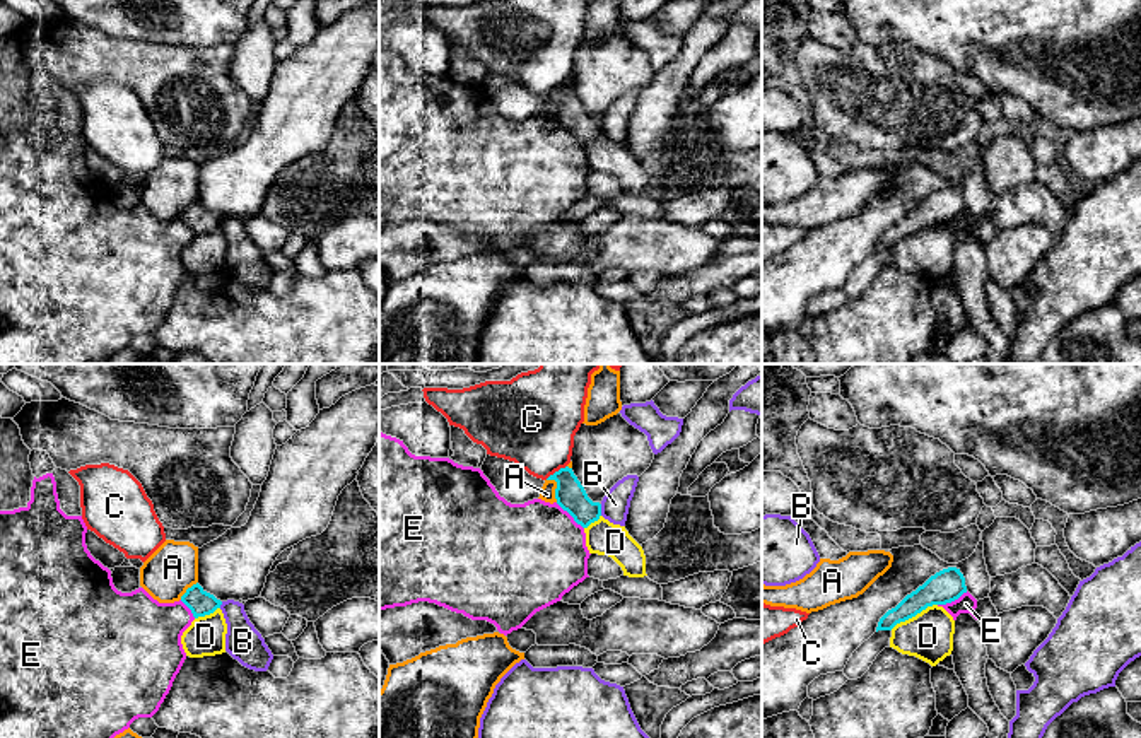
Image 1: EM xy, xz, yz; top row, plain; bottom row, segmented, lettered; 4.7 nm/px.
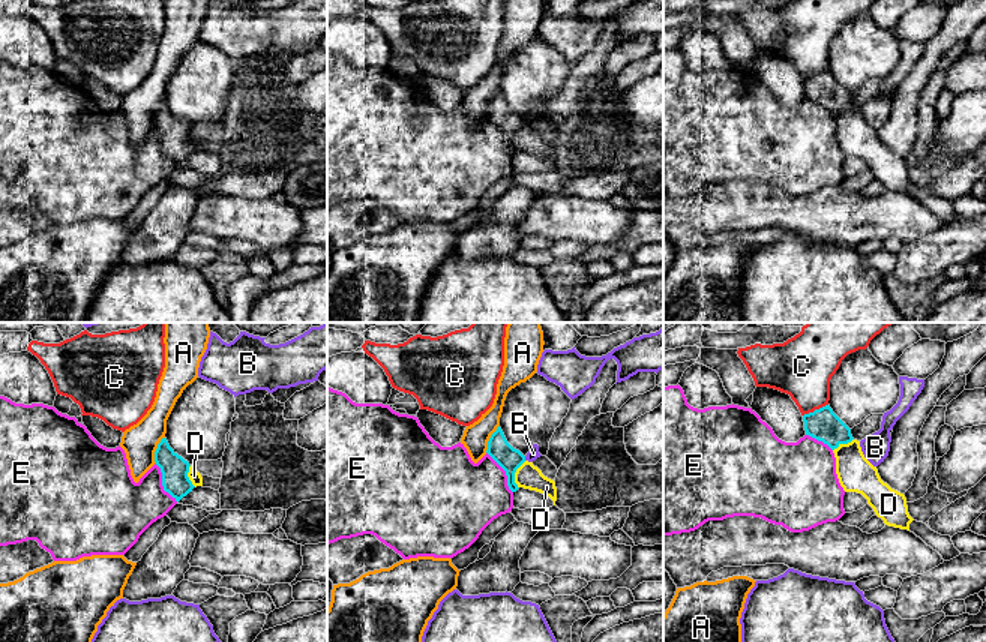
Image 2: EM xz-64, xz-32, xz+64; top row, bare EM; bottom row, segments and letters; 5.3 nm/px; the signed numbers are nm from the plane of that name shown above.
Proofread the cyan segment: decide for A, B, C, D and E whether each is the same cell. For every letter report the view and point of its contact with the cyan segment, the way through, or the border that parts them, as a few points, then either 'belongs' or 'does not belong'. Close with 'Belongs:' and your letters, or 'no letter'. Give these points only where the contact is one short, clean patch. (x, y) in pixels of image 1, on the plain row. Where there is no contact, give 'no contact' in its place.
A: xz (557, 105) | does not belong
B: xz (600, 127) | along xz (600, 122), (602, 132) | does not belong
C: xz (555, 89) | along xz (566, 82), (545, 96) | does not belong
D: yz (912, 233) | does not belong
E: xz (569, 130) | does not belong
Belongs: no letter

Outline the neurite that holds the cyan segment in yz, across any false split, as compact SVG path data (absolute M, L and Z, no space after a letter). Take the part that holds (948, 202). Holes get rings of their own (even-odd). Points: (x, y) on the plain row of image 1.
M948 184L931 193L922 203L907 212L895 226L888 227L878 239L878 248L892 248L927 224L946 222L967 210L965 195L957 184Z

